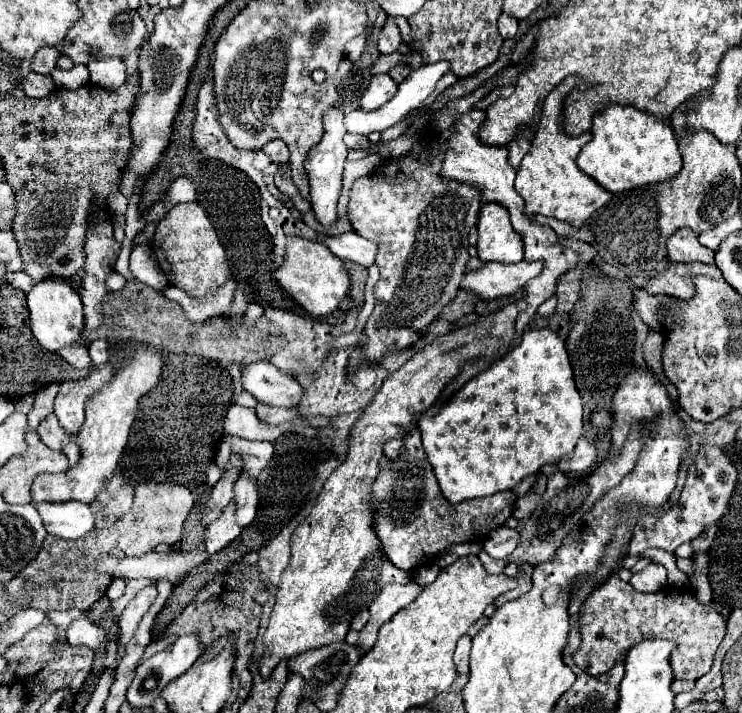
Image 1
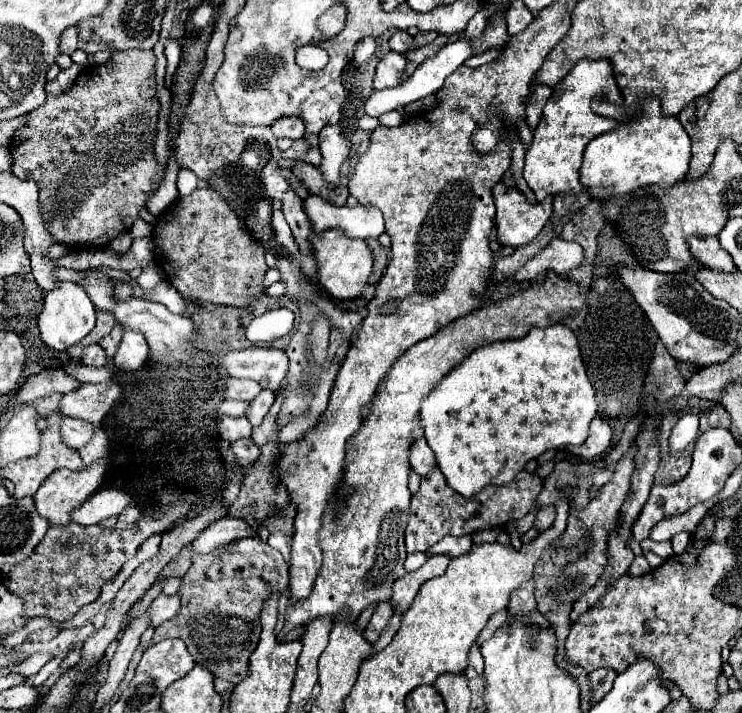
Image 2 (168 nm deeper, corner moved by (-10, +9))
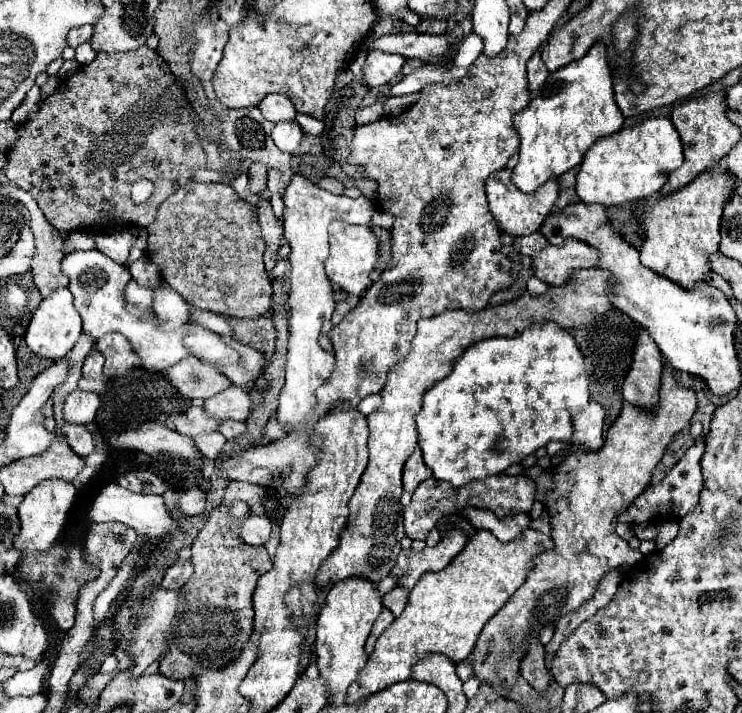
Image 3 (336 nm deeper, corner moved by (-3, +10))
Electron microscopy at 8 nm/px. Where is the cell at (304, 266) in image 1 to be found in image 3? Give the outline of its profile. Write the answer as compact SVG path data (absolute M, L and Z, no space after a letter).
M333 221L329 227L329 243L331 243L331 253L325 261L325 271L327 277L337 283L343 291L361 295L369 285L371 285L371 271L377 265L379 259L379 239L373 233L371 227L363 225L349 225L345 221Z

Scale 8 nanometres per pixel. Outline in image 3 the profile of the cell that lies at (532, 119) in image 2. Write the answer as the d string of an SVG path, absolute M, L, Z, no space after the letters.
M537 49L533 55L531 55L531 61L527 61L527 79L529 79L529 89L531 91L537 91L543 81L547 79L549 71L547 67L543 65L541 61L541 49Z

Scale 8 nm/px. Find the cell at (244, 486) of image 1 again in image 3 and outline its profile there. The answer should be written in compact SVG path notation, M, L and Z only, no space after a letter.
M227 419L227 421L223 421L223 423L219 425L219 433L223 433L227 439L233 439L233 437L245 433L245 429L247 429L245 423L233 421L233 419Z

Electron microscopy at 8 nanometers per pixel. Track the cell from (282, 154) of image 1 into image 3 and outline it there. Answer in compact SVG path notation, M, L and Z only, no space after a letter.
M271 93L267 97L263 97L263 101L259 103L259 109L263 113L265 119L269 119L271 123L279 123L279 121L295 121L295 107L293 103L279 95L279 93Z

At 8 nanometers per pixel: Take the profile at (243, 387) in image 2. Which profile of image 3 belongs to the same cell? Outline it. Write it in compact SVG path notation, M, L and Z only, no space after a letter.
M185 357L185 361L165 369L163 375L187 399L209 399L231 385L225 375L209 365L203 365L197 357Z

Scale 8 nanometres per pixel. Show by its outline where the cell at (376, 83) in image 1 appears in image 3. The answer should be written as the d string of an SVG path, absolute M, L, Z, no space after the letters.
M369 51L367 61L363 65L365 73L365 85L367 87L381 87L389 83L403 67L405 59L393 53L381 53L381 51Z

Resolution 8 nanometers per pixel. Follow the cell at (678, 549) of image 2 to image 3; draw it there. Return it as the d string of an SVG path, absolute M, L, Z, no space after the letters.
M675 519L663 521L659 525L659 533L657 533L657 539L655 539L657 549L663 549L667 543L671 543L677 537L677 531L679 531L679 523Z

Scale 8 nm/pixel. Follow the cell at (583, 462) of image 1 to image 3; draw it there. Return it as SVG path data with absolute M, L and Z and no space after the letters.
M591 401L587 409L573 417L573 443L585 445L587 449L599 449L603 445L603 407L597 401Z

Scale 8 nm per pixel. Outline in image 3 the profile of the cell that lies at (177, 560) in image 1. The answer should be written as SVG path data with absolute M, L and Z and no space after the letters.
M249 515L245 521L239 521L237 527L239 527L239 535L243 537L243 541L255 547L265 545L273 533L273 521L267 515L263 517Z

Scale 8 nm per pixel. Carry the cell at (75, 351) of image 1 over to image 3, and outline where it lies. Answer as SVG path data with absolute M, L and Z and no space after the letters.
M93 353L93 355L87 355L85 363L83 363L83 377L85 379L97 379L101 377L101 371L103 371L103 355L101 353Z

